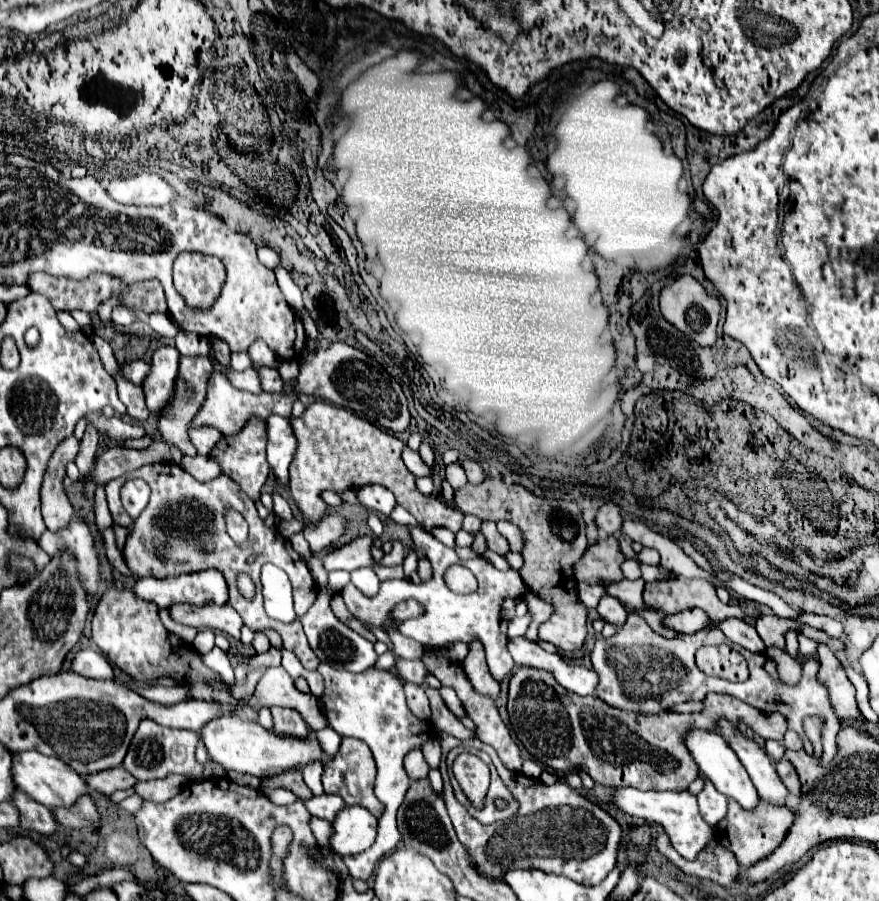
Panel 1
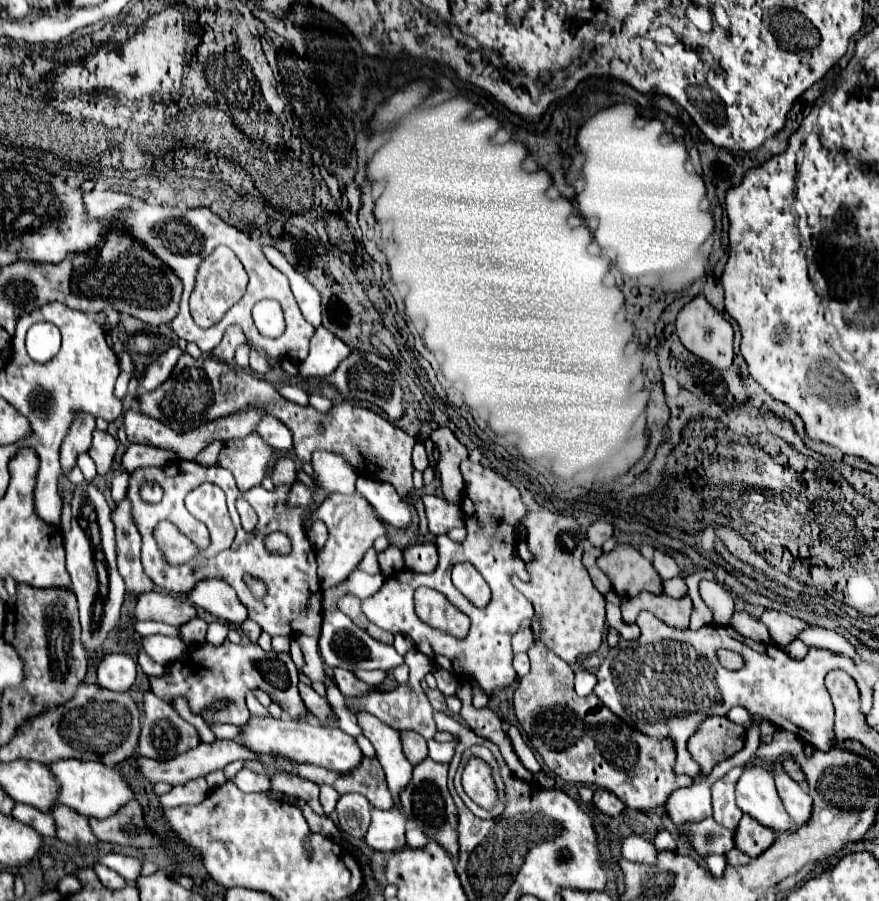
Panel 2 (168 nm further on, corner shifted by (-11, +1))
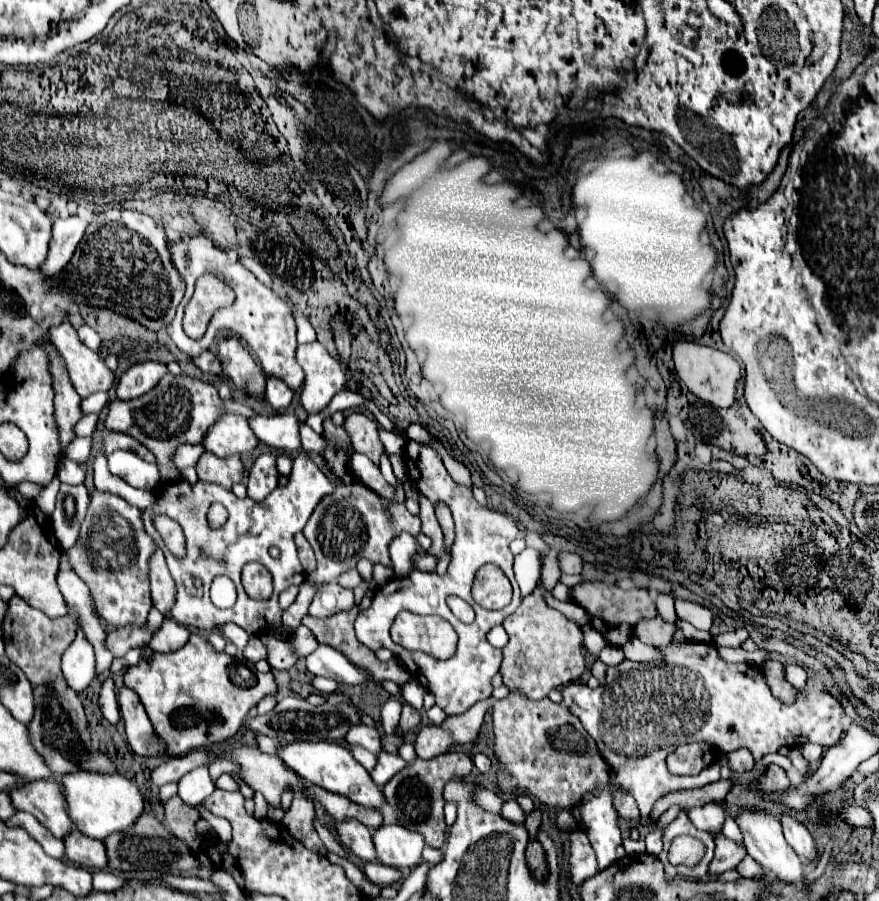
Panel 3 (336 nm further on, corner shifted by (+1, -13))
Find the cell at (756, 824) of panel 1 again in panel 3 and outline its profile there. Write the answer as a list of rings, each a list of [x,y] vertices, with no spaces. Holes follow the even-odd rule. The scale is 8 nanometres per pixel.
[[[717,833],[717,835],[713,835],[713,841],[715,841],[715,857],[709,863],[709,873],[713,873],[713,875],[735,869],[743,861],[743,857],[747,855],[745,847],[733,843],[725,835]]]

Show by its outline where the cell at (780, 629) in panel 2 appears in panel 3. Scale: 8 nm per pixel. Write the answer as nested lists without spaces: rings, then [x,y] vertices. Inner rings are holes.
[[[735,629],[731,633],[721,633],[721,635],[713,637],[713,643],[717,647],[739,647],[745,639],[747,639],[747,631],[745,629]]]

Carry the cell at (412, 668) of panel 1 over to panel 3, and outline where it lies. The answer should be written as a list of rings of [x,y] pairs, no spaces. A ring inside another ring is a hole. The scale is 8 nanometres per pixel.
[[[389,699],[381,707],[381,729],[385,731],[385,735],[395,733],[395,727],[399,723],[399,715],[401,715],[401,703],[397,699]]]

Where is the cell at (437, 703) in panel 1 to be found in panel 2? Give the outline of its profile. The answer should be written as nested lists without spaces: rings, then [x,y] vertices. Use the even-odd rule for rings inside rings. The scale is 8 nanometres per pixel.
[[[427,689],[427,699],[431,701],[433,709],[447,711],[447,697],[439,689]]]

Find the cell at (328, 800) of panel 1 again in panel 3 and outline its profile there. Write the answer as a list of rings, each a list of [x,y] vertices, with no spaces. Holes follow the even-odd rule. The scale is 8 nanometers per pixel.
[[[349,819],[349,821],[341,821],[335,823],[337,833],[339,833],[339,841],[343,843],[343,847],[347,847],[351,853],[355,853],[357,857],[365,859],[365,861],[375,861],[375,849],[373,849],[373,831],[363,825],[357,819]]]

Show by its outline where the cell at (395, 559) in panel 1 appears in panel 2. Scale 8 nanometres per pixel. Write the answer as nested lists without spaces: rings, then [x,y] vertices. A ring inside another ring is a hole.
[[[369,549],[369,551],[365,553],[363,561],[359,563],[359,569],[367,571],[369,575],[375,575],[375,573],[379,573],[379,561],[377,561],[377,551],[375,551],[375,549]]]

